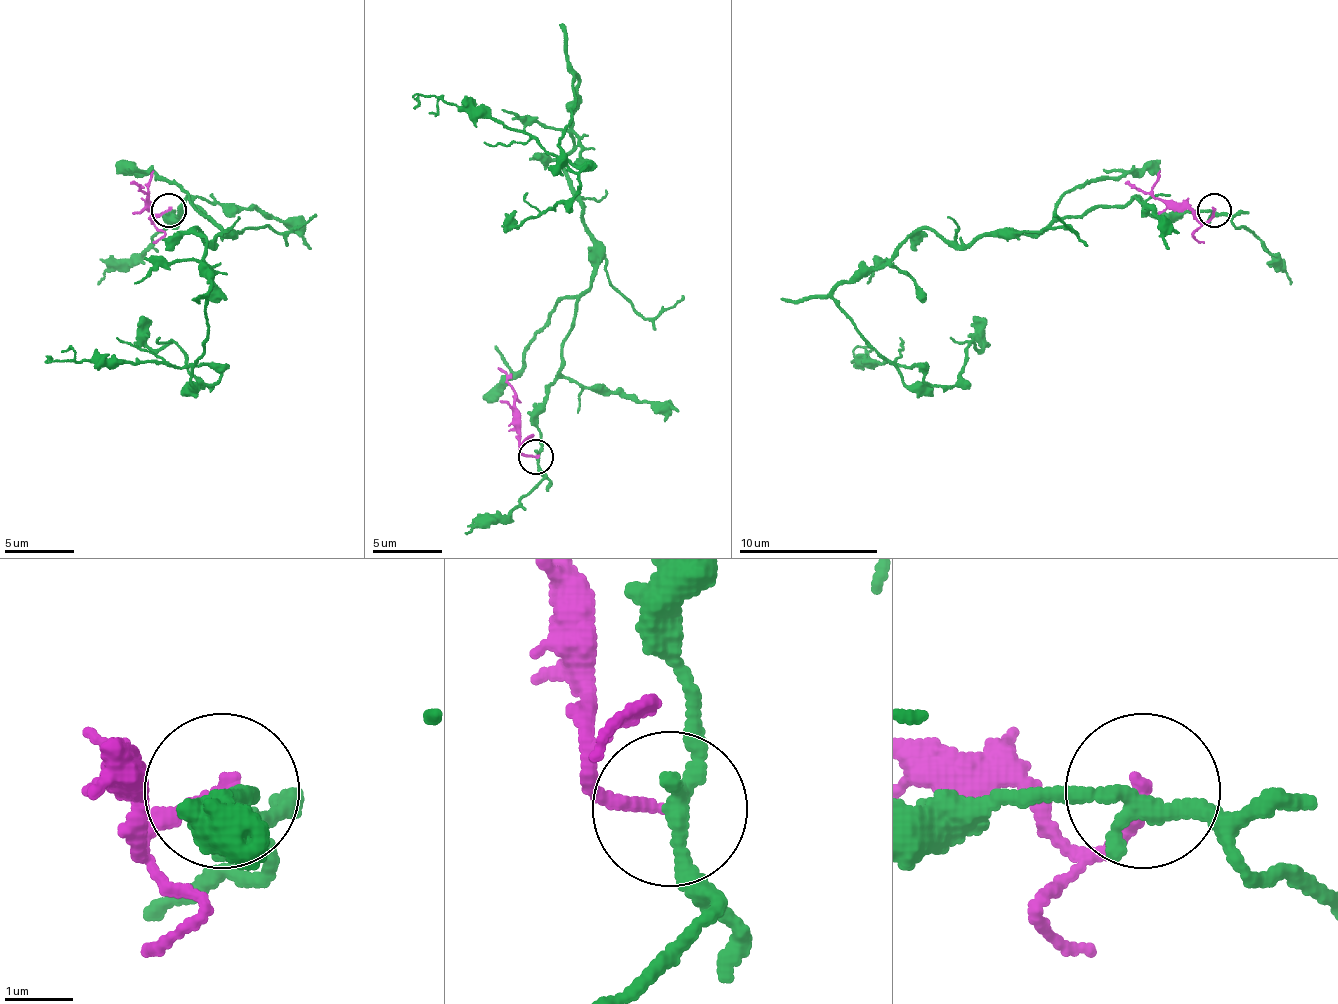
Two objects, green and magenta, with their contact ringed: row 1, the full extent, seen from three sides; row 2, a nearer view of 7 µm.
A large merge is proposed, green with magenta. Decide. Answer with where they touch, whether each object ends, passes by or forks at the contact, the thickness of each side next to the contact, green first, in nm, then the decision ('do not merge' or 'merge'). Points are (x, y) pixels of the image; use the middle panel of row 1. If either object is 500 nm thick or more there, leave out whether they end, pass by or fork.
at (536, 456); green passes by; magenta ends there; 240 nm thick on the green side, 200 nm on the other; do not merge

